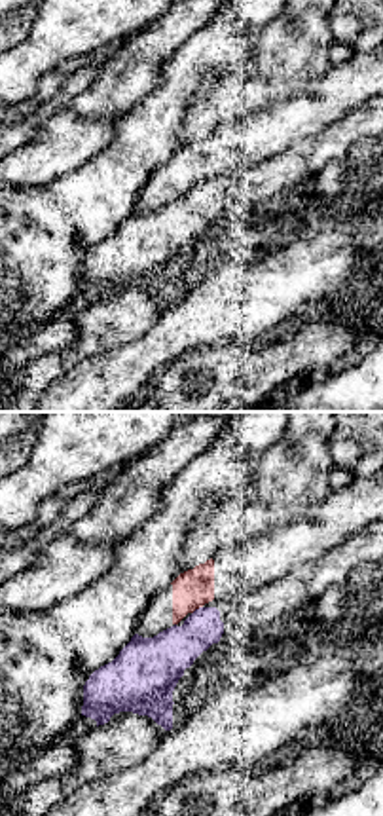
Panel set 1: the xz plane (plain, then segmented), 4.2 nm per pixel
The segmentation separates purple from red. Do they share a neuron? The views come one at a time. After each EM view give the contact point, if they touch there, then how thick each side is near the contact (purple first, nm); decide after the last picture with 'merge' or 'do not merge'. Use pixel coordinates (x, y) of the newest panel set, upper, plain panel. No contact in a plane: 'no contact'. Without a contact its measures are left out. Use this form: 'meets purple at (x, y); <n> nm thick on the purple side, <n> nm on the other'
meets purple at (196, 185); 200 nm thick on the purple side, 160 nm on the other

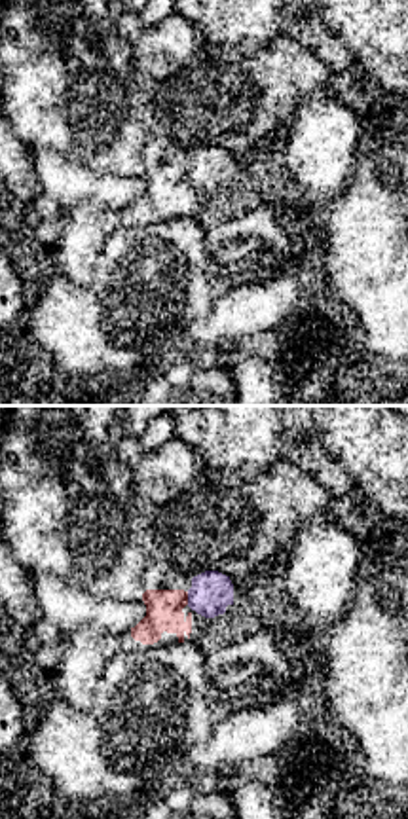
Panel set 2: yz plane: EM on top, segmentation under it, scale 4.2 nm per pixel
meets purple at (188, 173); 180 nm thick on the purple side, 160 nm on the other

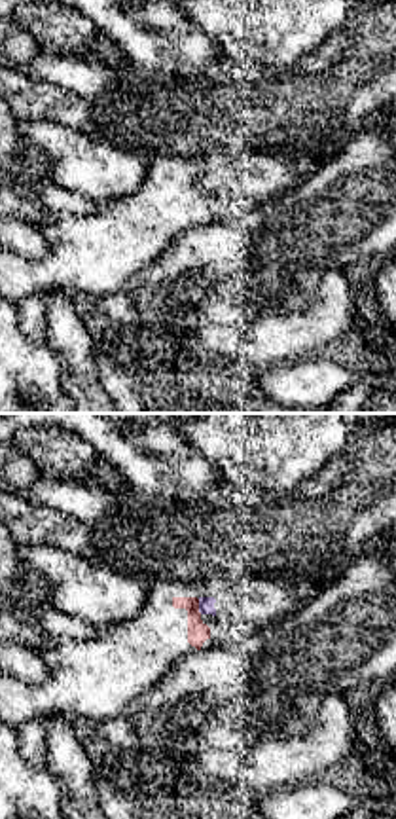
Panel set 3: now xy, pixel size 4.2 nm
meets purple at (199, 182); 60 nm thick on the purple side, 90 nm on the other

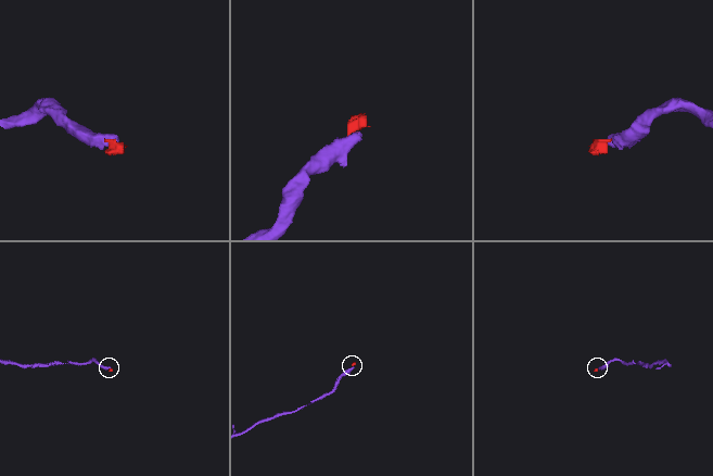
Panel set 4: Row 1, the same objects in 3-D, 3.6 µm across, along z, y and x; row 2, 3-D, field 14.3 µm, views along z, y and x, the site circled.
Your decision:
do not merge

